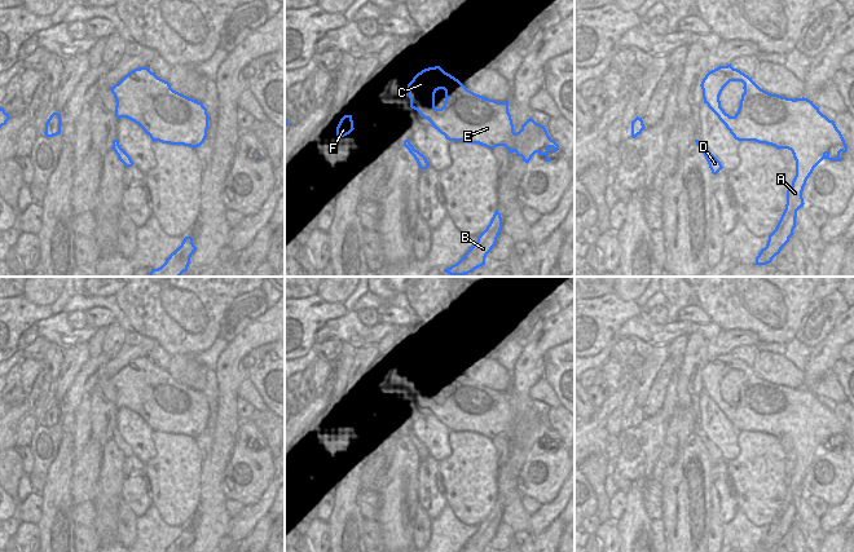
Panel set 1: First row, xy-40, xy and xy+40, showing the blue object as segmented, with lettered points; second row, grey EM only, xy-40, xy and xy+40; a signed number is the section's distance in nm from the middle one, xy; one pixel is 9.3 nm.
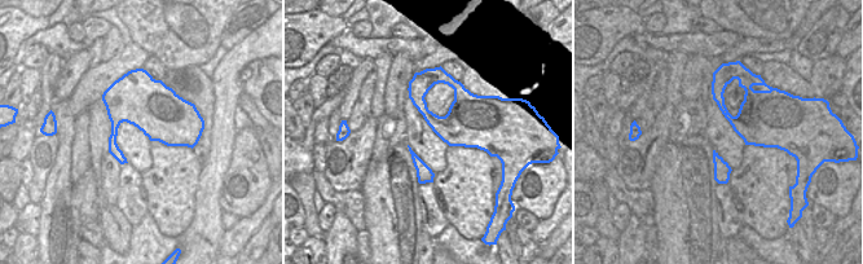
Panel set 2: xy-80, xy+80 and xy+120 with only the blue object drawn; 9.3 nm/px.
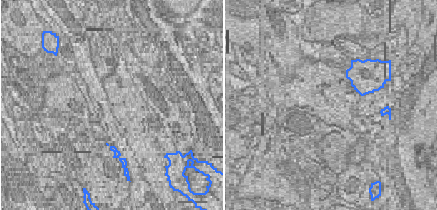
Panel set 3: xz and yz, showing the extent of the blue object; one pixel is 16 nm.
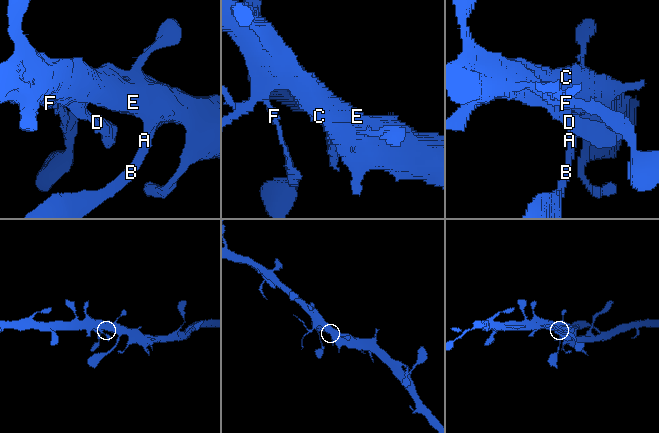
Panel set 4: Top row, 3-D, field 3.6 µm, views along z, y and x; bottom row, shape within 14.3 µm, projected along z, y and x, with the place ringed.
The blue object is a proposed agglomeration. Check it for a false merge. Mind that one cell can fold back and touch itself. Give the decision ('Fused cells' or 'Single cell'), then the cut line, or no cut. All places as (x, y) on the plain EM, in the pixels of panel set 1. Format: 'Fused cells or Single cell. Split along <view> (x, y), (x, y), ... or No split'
Single cell. No split.

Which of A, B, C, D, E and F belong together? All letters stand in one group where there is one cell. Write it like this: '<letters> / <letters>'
A B C D E F

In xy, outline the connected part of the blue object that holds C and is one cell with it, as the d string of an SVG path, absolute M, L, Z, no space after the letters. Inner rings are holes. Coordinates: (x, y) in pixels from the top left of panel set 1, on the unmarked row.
M440 356L418 362L408 374L408 380L410 397L449 430L479 433L488 438L505 436L527 454L536 442L545 445L545 451L550 451L550 438L559 440L545 415L529 407L515 423L509 390L497 392L468 380ZM439 379L444 379L446 387L441 398L435 397L435 383Z

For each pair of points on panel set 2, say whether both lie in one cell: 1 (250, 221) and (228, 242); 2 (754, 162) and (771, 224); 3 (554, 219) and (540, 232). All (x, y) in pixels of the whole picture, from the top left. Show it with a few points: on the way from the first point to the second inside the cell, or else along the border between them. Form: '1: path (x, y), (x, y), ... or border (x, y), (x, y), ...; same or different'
1: path (246, 227), (233, 240); same
2: path (761, 177), (765, 208); same
3: path (550, 223), (544, 229); same

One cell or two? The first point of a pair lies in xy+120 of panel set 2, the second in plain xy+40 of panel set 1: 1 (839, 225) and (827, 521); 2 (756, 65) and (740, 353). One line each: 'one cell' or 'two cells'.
1: one cell
2: one cell

